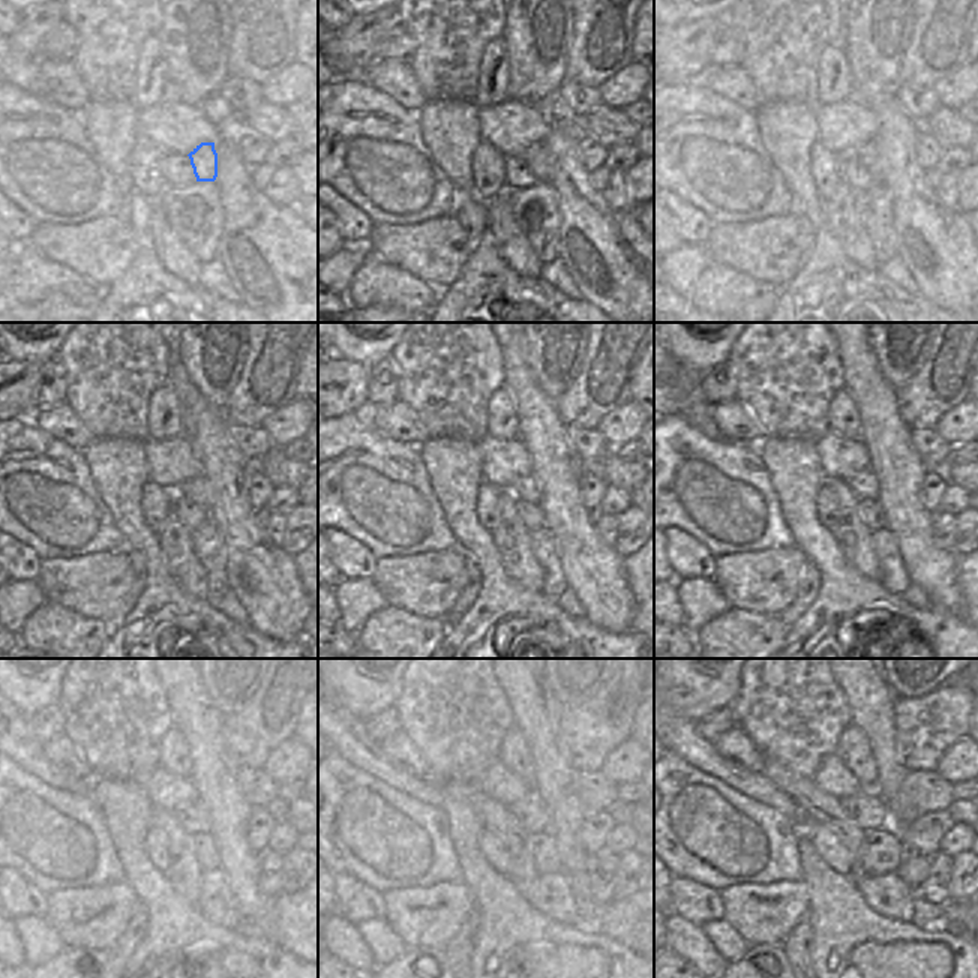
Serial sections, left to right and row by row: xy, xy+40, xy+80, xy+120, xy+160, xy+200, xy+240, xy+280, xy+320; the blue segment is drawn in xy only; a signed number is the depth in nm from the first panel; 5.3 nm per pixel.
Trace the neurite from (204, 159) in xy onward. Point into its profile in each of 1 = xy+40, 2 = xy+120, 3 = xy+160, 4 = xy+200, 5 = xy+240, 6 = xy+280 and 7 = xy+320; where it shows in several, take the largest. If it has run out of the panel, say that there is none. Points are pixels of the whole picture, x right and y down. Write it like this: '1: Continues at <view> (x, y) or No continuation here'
1: Continues at xy+40 (539, 158)
2: Continues at xy+120 (197, 489)
3: Continues at xy+160 (527, 488)
4: Continues at xy+200 (864, 485)
5: Continues at xy+240 (194, 818)
6: Continues at xy+280 (528, 810)
7: Continues at xy+320 (869, 810).

